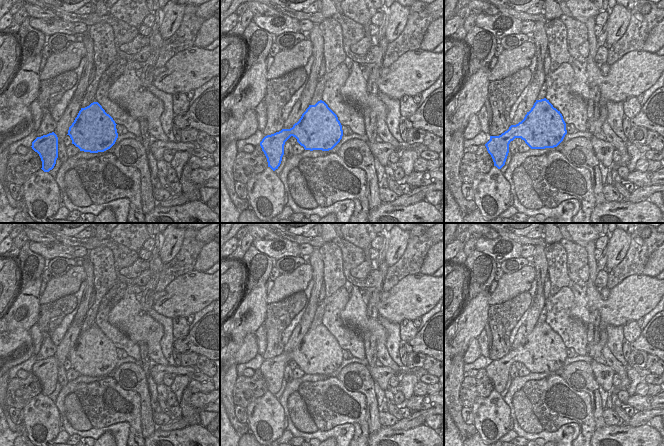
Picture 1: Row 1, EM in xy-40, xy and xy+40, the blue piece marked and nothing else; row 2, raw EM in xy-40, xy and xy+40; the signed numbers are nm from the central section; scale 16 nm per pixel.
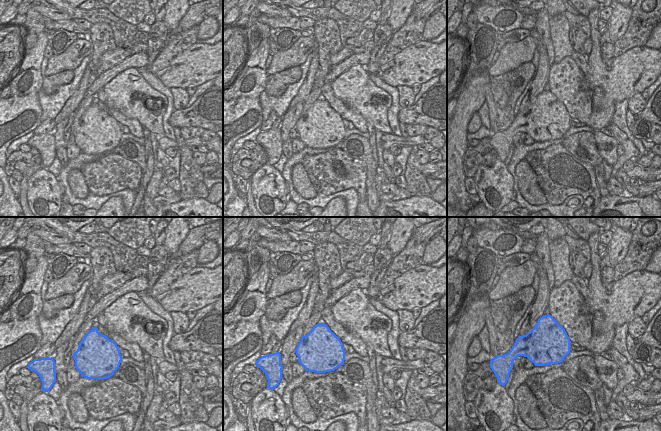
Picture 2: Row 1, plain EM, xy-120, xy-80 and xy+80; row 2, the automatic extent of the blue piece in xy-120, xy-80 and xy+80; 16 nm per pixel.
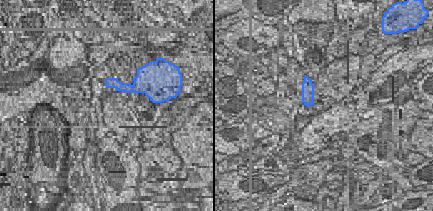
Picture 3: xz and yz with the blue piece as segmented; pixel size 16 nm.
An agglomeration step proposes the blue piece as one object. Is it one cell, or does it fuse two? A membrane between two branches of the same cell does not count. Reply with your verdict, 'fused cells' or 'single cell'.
fused cells

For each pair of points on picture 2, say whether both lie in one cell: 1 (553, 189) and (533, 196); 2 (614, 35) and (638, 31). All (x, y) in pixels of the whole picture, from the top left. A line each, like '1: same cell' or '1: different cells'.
1: different cells
2: different cells

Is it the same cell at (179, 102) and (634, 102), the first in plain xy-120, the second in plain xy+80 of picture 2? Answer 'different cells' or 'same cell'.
same cell

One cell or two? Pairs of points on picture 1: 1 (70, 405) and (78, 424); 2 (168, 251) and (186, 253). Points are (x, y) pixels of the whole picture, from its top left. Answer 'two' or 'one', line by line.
1: one
2: two

